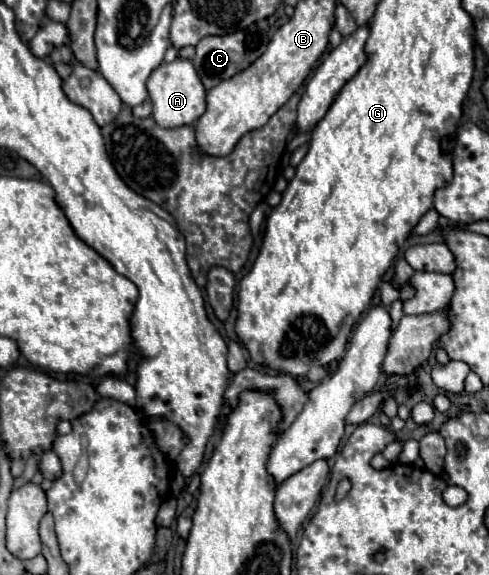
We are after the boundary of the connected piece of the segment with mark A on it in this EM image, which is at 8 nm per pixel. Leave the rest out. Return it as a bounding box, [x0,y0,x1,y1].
[147,59,205,129]

